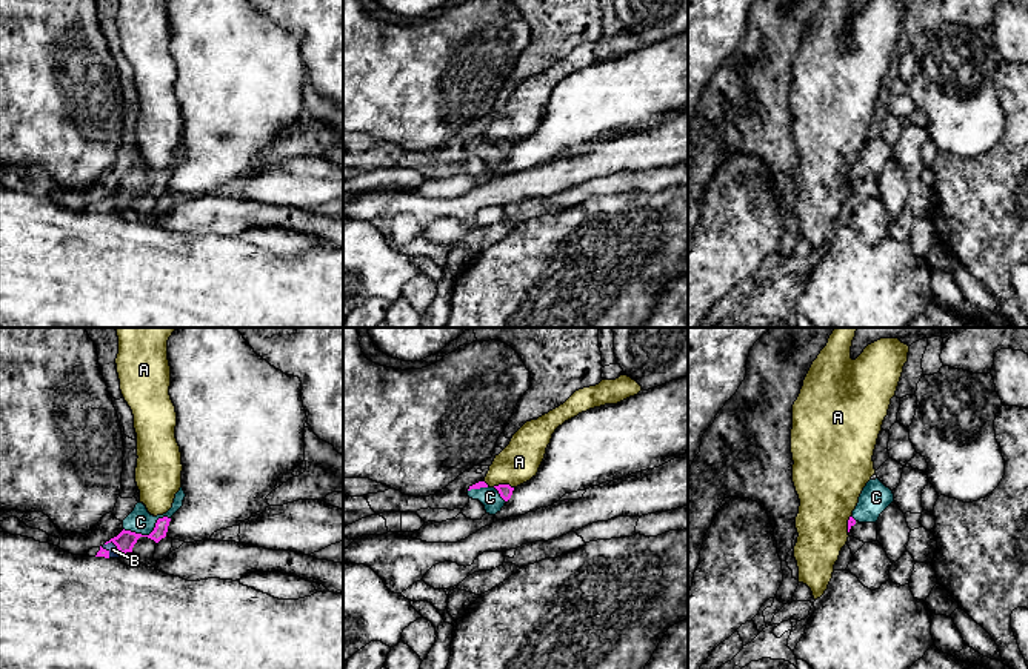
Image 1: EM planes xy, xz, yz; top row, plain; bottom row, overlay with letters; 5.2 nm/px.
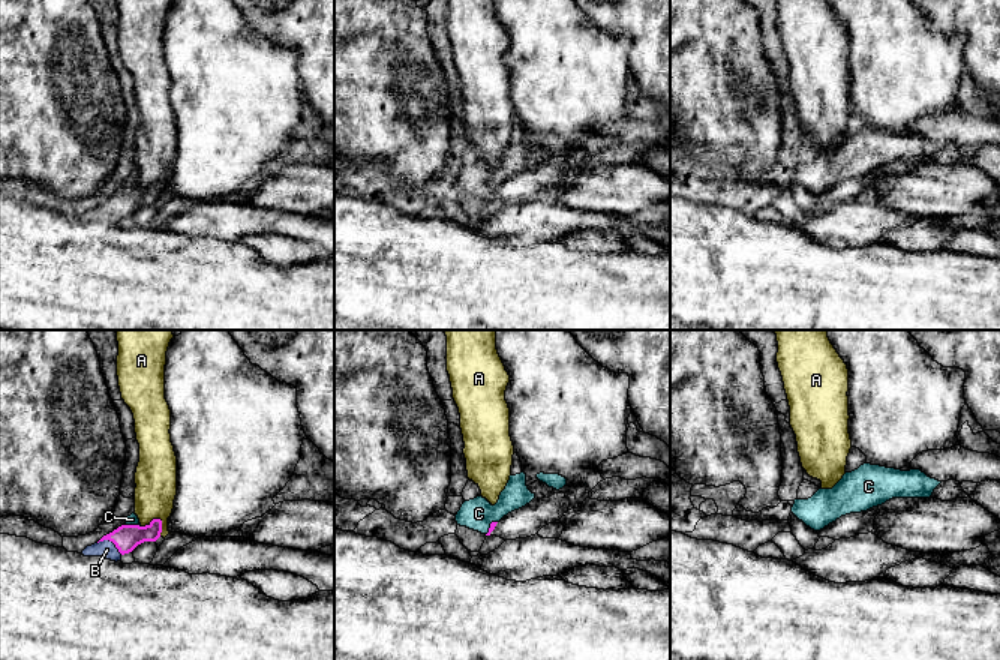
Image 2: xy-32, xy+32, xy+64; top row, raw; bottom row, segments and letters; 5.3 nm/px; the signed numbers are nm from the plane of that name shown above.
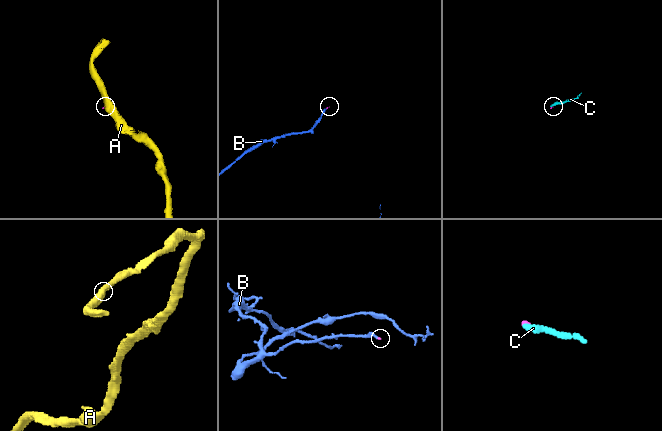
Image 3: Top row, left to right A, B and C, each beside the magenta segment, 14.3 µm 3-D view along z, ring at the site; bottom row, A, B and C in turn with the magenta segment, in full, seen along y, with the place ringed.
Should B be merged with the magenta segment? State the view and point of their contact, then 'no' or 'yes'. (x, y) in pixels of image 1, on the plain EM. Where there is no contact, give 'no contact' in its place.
xy (114, 199) | yes

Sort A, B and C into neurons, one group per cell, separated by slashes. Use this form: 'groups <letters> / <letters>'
groups A / B C

